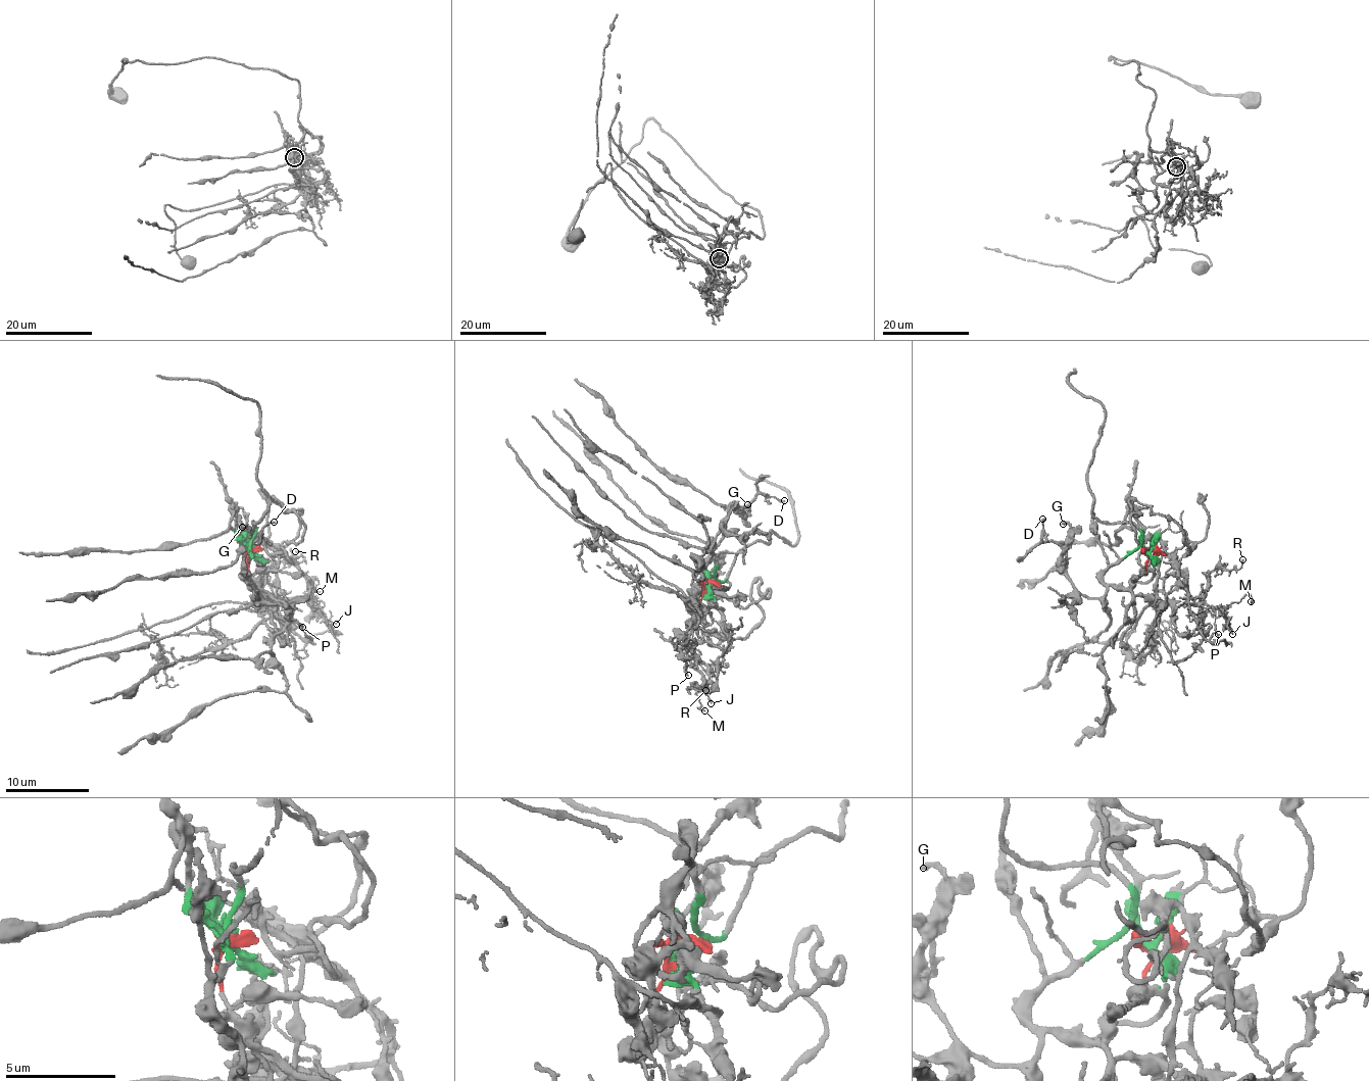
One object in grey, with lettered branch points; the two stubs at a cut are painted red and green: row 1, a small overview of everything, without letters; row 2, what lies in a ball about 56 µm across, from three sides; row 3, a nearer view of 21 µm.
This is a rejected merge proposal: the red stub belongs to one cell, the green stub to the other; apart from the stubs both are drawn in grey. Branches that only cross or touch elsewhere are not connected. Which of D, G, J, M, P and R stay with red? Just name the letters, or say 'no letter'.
J, M, P, R

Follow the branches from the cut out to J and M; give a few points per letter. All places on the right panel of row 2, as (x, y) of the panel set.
J: (1144, 550), (1168, 554), (1192, 543), (1189, 551), (1175, 560), (1186, 601), (1224, 612), (1232, 634)
M: (1144, 550), (1168, 554), (1192, 543), (1189, 551), (1175, 560), (1186, 601), (1220, 610), (1247, 595), (1251, 602)

